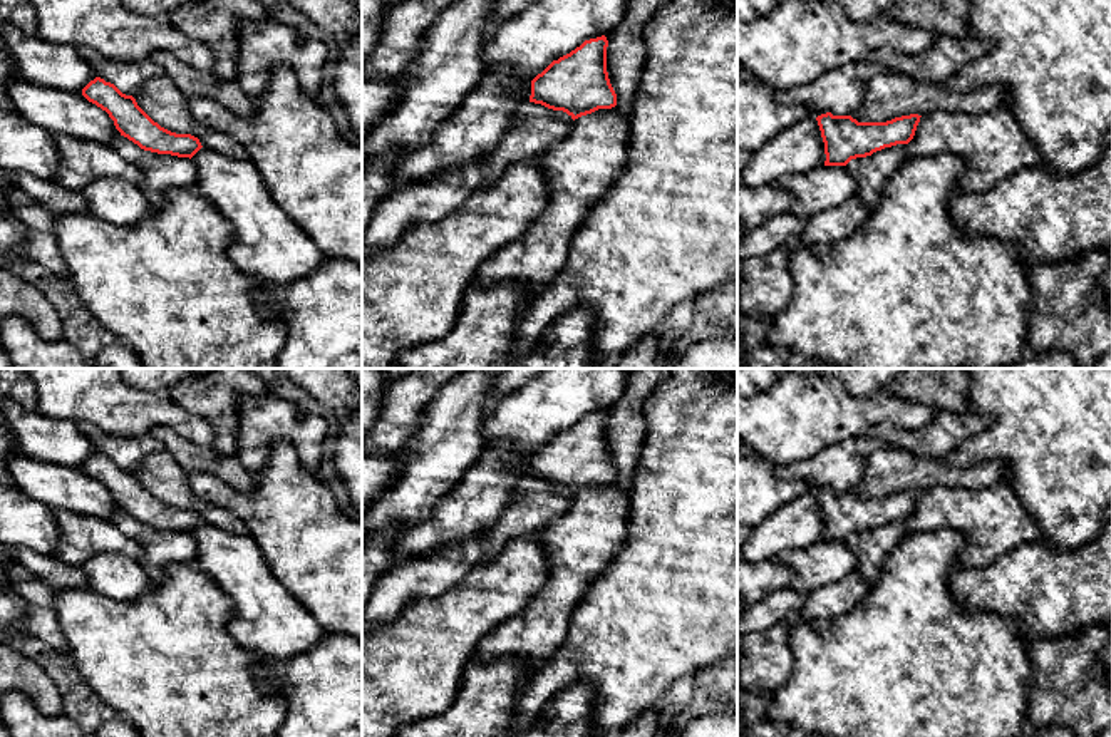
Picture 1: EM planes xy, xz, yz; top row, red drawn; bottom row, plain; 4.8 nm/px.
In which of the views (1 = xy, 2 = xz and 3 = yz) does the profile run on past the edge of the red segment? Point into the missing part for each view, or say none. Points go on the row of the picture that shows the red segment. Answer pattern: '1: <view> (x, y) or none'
1: none
2: none
3: none

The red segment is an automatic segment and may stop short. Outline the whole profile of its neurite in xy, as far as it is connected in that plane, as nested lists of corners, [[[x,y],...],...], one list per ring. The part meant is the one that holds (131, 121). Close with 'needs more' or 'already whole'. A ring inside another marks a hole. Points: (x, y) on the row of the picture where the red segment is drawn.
[[[101,77],[90,80],[82,95],[106,111],[121,136],[127,137],[144,151],[193,157],[203,146],[191,134],[176,134],[154,122],[132,95],[122,94],[114,84]]]; already whole

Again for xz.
[[[605,35],[585,40],[570,54],[553,60],[531,80],[530,102],[566,112],[573,121],[598,109],[617,106],[607,72]]]; already whole

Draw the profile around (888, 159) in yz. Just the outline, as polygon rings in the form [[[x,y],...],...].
[[[897,144],[866,157],[851,159],[848,173],[858,181],[856,198],[868,208],[880,201],[886,179],[908,161],[907,144]]]

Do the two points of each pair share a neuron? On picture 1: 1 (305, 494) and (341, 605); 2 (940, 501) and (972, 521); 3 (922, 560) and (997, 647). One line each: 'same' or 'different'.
1: same
2: same
3: same

